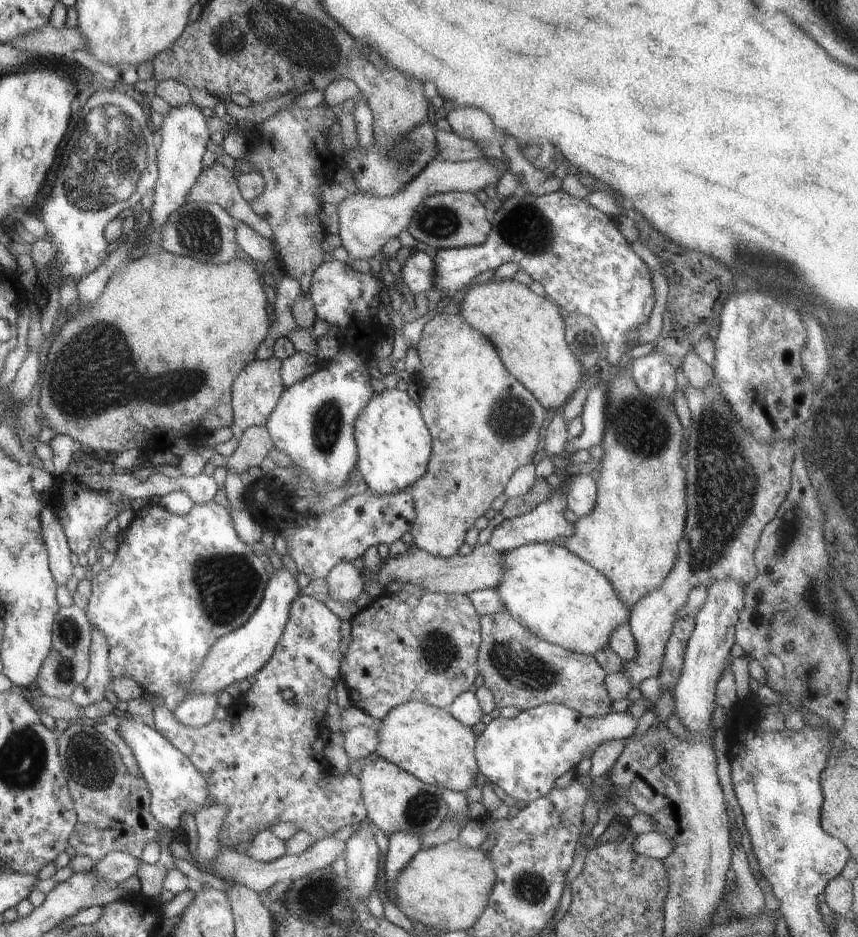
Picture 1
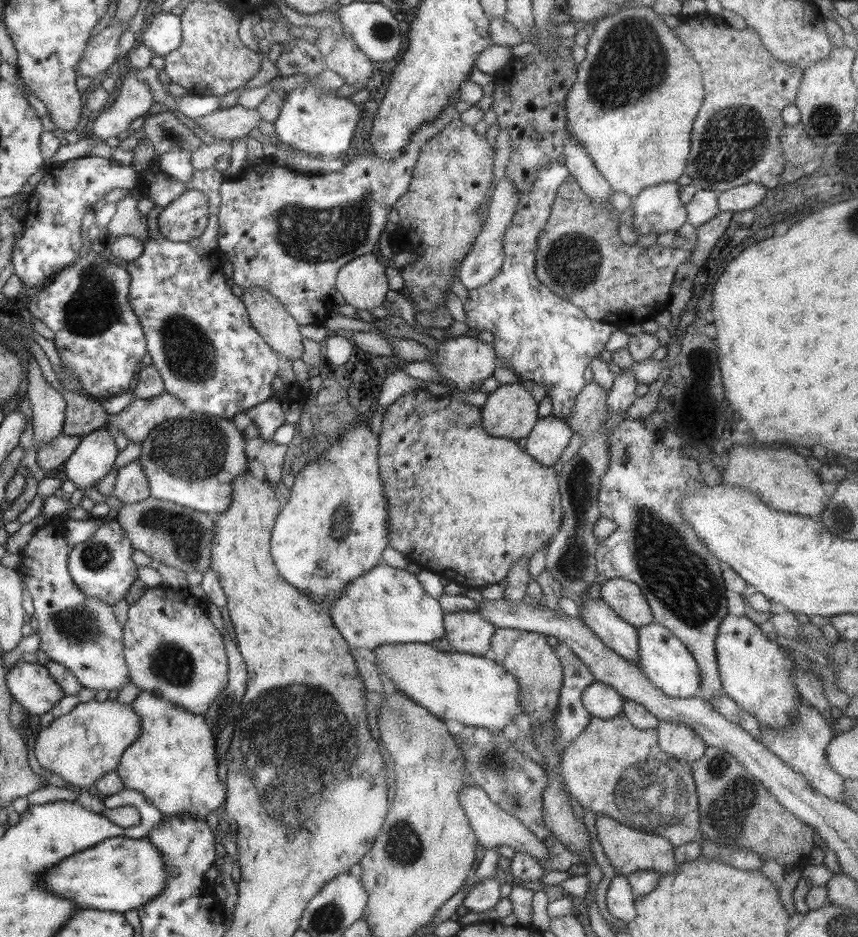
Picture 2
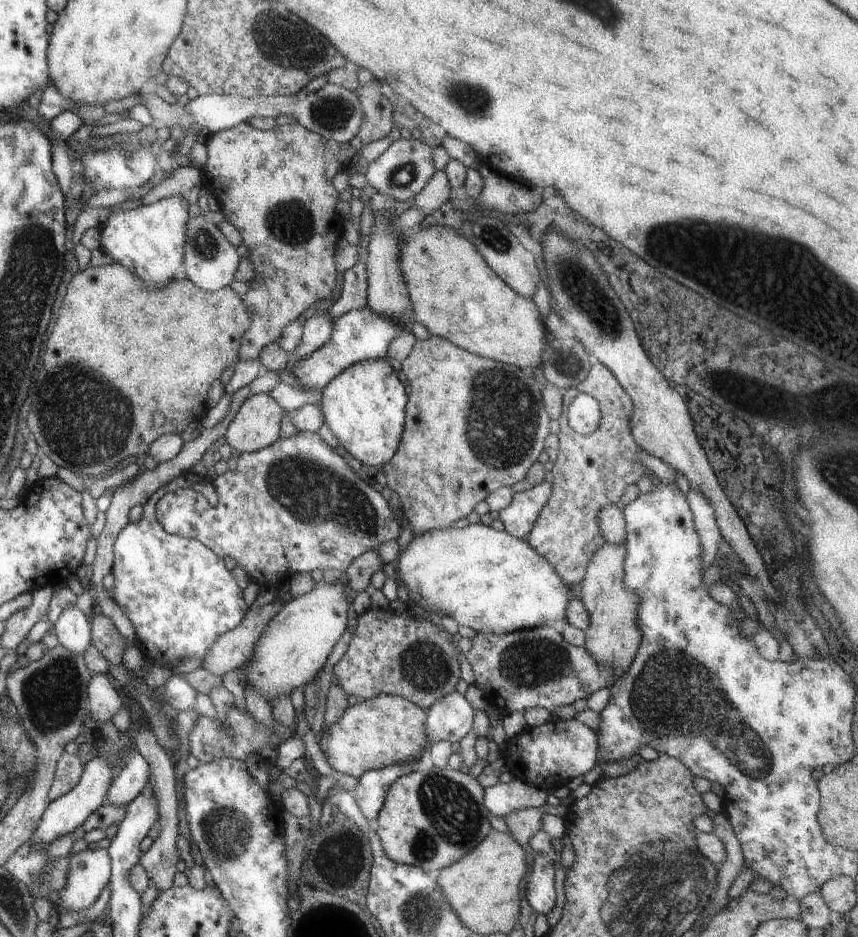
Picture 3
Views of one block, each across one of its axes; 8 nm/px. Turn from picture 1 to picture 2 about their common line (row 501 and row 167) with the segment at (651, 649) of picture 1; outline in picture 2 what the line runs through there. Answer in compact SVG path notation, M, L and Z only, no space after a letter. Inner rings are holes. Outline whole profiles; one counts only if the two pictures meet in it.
M698 14L686 24L680 22L672 28L672 31L688 48L690 57L700 64L702 80L706 88L704 104L694 122L692 152L688 156L684 174L690 176L694 184L700 184L702 189L714 191L717 194L748 183L758 183L768 189L778 186L781 181L780 174L784 170L784 157L782 157L782 147L778 137L786 125L782 121L782 110L786 106L795 104L804 70L776 60L760 42L758 32L754 28L747 26L745 29L736 30L718 17Z

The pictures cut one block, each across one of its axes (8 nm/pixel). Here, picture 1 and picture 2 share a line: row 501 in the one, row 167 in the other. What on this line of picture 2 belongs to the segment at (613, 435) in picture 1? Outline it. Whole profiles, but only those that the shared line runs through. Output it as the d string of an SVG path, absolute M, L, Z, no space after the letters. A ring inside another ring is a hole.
M622 7L616 14L598 19L589 33L586 57L577 68L575 84L565 100L567 134L582 143L598 172L616 192L634 199L646 187L676 183L686 170L692 124L704 102L698 62L650 7Z

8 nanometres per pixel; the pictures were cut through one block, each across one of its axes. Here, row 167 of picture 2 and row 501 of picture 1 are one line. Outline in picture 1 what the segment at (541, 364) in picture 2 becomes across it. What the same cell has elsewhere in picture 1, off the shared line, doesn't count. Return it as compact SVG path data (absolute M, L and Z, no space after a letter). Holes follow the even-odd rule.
M567 475L564 486L560 485L559 490L553 489L550 498L538 504L532 512L510 519L503 519L499 525L495 526L492 532L492 536L489 540L490 546L502 553L532 542L550 543L556 536L566 536L566 538L570 538L570 536L574 534L574 524L565 518L564 513L568 506L568 502L566 501L568 484L572 482L572 478L576 478L576 475Z

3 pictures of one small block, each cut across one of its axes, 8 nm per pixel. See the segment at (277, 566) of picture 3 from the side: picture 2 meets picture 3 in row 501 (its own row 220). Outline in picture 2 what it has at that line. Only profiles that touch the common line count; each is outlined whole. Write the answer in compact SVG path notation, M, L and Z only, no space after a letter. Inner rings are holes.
M460 88L448 100L446 108L434 122L422 124L408 140L408 146L402 148L402 154L392 160L384 160L378 156L362 156L342 168L340 172L332 172L326 176L306 176L298 174L294 182L294 172L286 168L272 168L268 165L264 172L262 186L262 166L253 163L253 168L246 177L239 181L227 181L220 186L221 203L218 208L219 250L232 262L234 283L242 289L260 287L278 298L288 313L299 325L322 327L328 320L333 304L330 292L335 287L337 273L354 258L373 253L379 244L382 232L386 231L386 222L390 210L395 207L398 199L408 191L408 185L419 159L420 149L430 138L444 130L446 125L458 116L456 103L460 101ZM188 190L166 206L158 216L161 234L172 242L189 242L199 237L211 216L209 199L198 190Z

